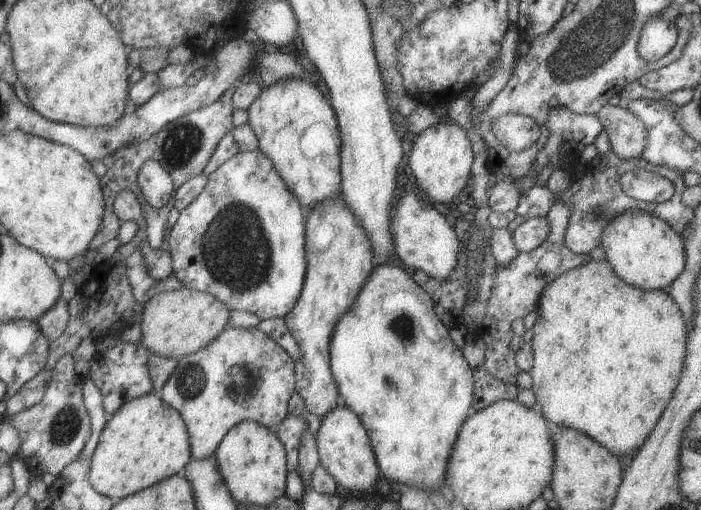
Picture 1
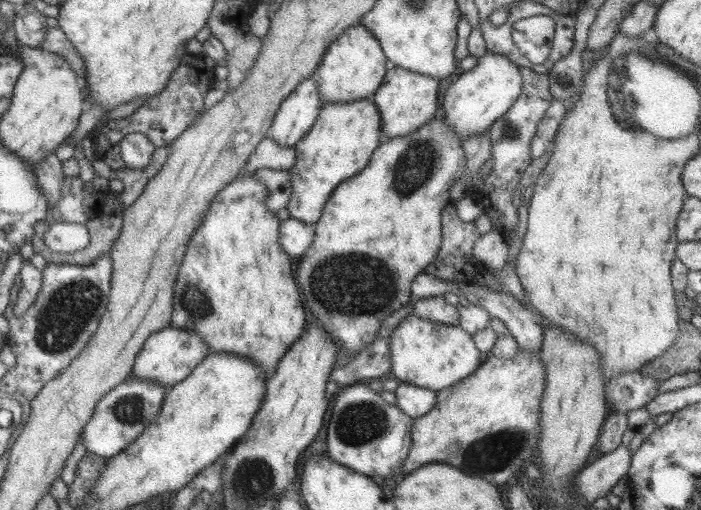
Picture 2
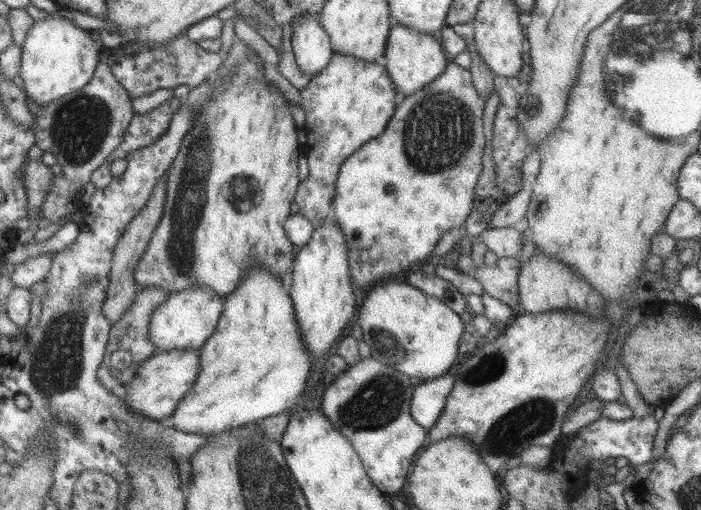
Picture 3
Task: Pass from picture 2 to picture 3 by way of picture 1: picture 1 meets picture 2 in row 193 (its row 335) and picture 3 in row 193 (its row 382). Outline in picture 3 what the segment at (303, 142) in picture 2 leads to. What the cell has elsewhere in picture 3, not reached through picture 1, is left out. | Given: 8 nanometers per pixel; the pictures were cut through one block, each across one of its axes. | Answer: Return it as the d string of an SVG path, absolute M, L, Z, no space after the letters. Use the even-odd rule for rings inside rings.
M332 53L327 66L315 73L300 92L307 130L307 140L304 140L301 148L309 162L308 175L298 182L294 202L298 206L298 213L307 218L313 228L327 219L327 214L331 212L341 163L364 142L383 132L396 107L397 93L382 64L341 53Z

